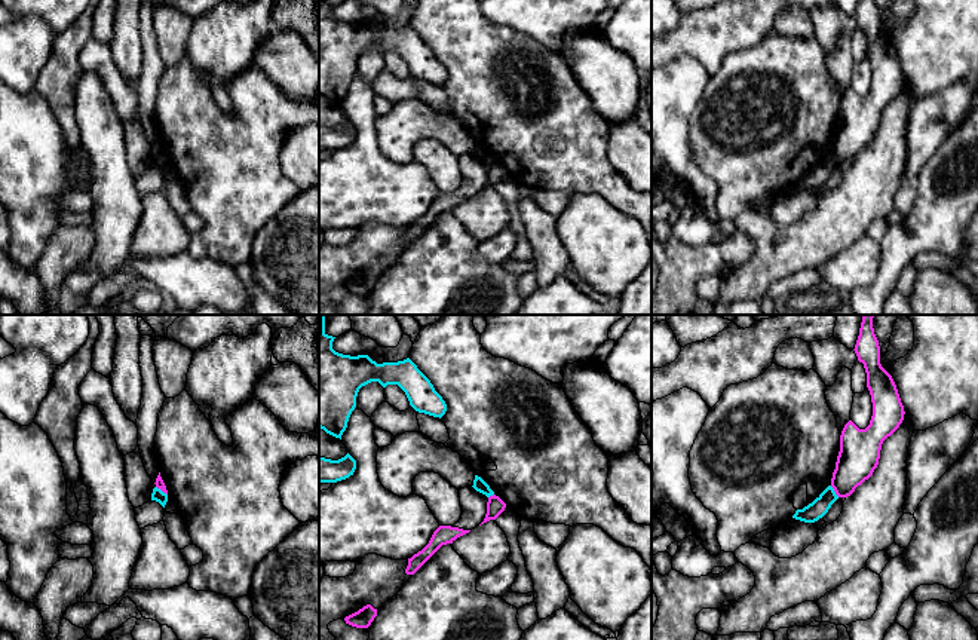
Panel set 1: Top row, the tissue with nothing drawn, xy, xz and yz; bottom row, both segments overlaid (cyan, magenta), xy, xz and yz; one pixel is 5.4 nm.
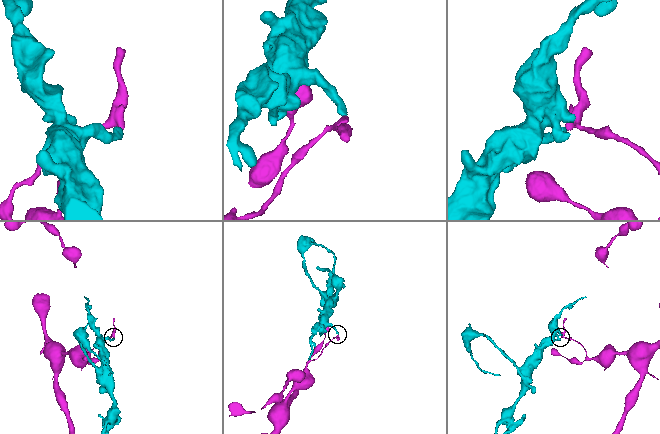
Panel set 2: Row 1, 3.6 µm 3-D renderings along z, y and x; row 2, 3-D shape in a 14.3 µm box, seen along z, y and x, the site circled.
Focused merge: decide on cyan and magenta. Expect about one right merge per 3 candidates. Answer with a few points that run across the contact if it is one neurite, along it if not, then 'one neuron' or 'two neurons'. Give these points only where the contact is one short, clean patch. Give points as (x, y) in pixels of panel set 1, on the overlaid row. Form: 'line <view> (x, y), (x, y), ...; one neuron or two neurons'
line yz (830, 486), (839, 496); two neurons

